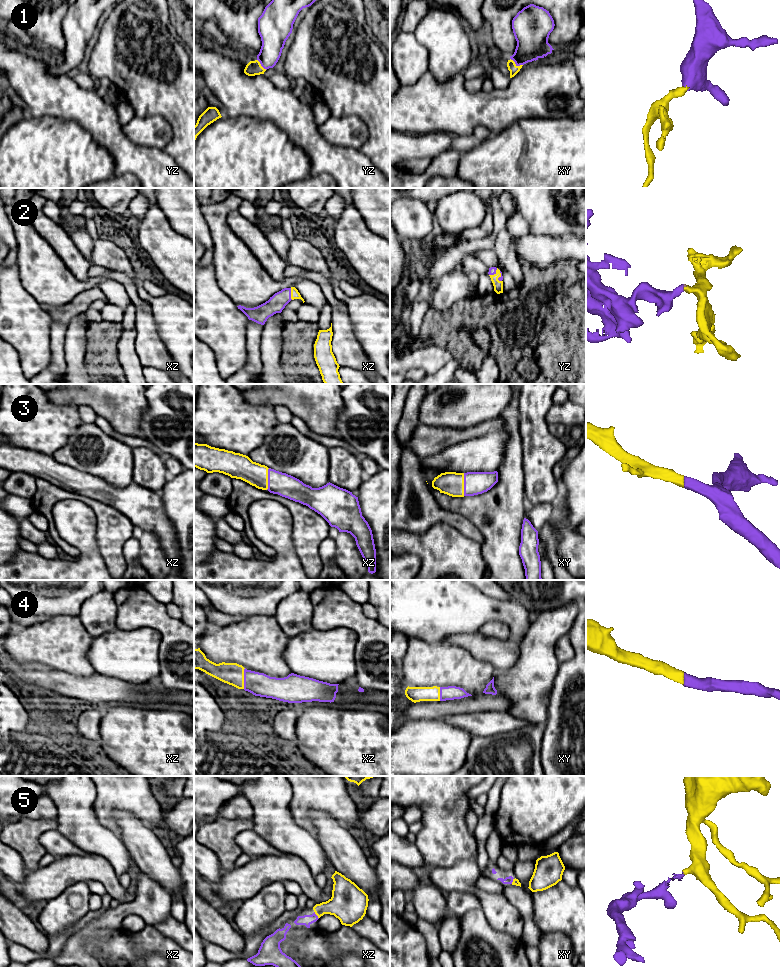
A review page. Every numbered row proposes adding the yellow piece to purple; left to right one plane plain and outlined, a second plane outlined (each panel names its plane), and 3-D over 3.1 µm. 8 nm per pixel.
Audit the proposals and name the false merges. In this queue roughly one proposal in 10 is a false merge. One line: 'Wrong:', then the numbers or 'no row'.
Wrong: no row

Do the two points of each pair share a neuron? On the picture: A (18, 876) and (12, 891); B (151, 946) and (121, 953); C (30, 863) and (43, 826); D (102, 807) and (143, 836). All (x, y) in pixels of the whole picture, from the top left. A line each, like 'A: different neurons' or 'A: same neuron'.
A: different neurons
B: different neurons
C: same neuron
D: different neurons

